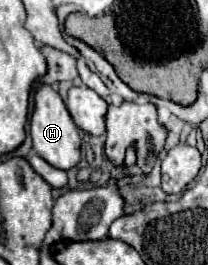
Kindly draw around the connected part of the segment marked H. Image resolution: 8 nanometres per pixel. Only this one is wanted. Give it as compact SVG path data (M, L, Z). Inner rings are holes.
M38 85L34 93L34 113L30 119L30 135L34 151L58 169L70 169L80 161L80 133L74 125L60 93L50 85Z

